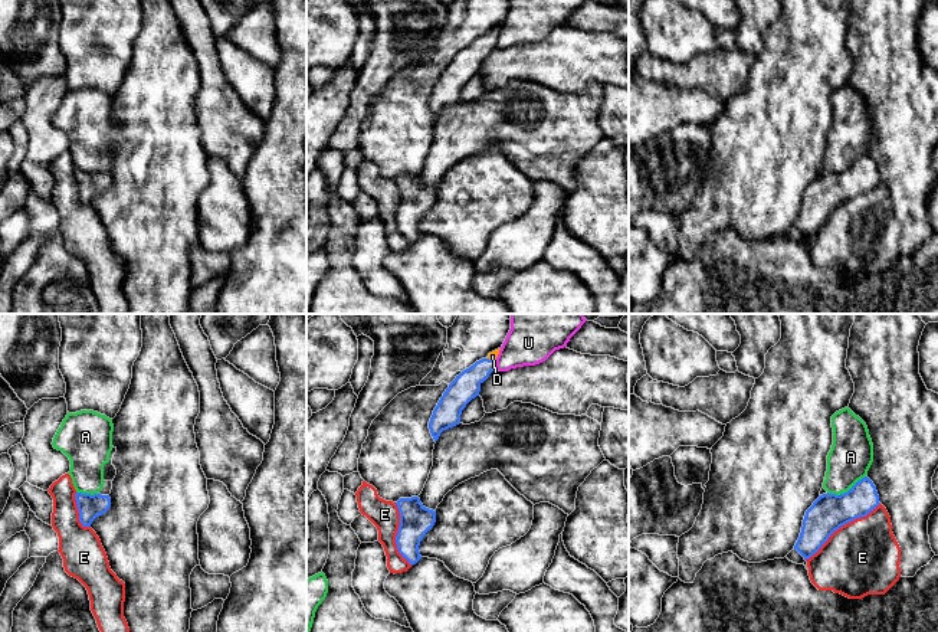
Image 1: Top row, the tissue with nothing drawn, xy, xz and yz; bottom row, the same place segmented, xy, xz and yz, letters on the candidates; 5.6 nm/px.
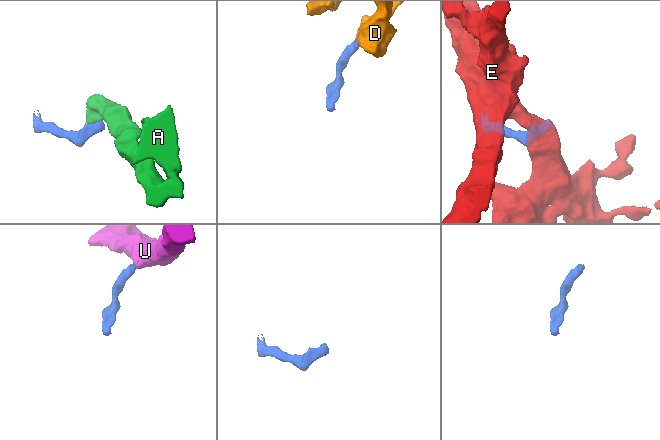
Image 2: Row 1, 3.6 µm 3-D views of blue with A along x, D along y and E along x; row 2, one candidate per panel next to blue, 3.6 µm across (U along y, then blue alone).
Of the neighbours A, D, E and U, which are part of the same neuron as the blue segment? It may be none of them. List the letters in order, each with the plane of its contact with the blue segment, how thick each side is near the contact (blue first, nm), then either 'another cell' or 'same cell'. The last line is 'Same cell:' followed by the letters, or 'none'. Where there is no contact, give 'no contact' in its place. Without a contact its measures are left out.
A: contact in yz; calibres 200 and 240 nm; another cell
D: contact in xz; calibres 160 and 50 nm; same cell
E: contact in yz; calibres 200 and 420 nm; another cell
U: contact in xz; calibres 160 and 280 nm; another cell
Same cell: D

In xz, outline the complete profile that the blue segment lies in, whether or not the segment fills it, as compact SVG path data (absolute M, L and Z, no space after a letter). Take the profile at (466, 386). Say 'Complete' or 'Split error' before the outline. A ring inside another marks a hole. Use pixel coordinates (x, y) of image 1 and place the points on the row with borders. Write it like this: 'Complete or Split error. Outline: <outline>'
Split error. Outline: M501 348L489 353L486 358L482 358L469 369L463 370L449 384L434 407L429 422L429 429L434 442L439 439L443 430L460 423L462 410L472 399L479 396L481 384L496 369L495 360L499 354L499 350Z

